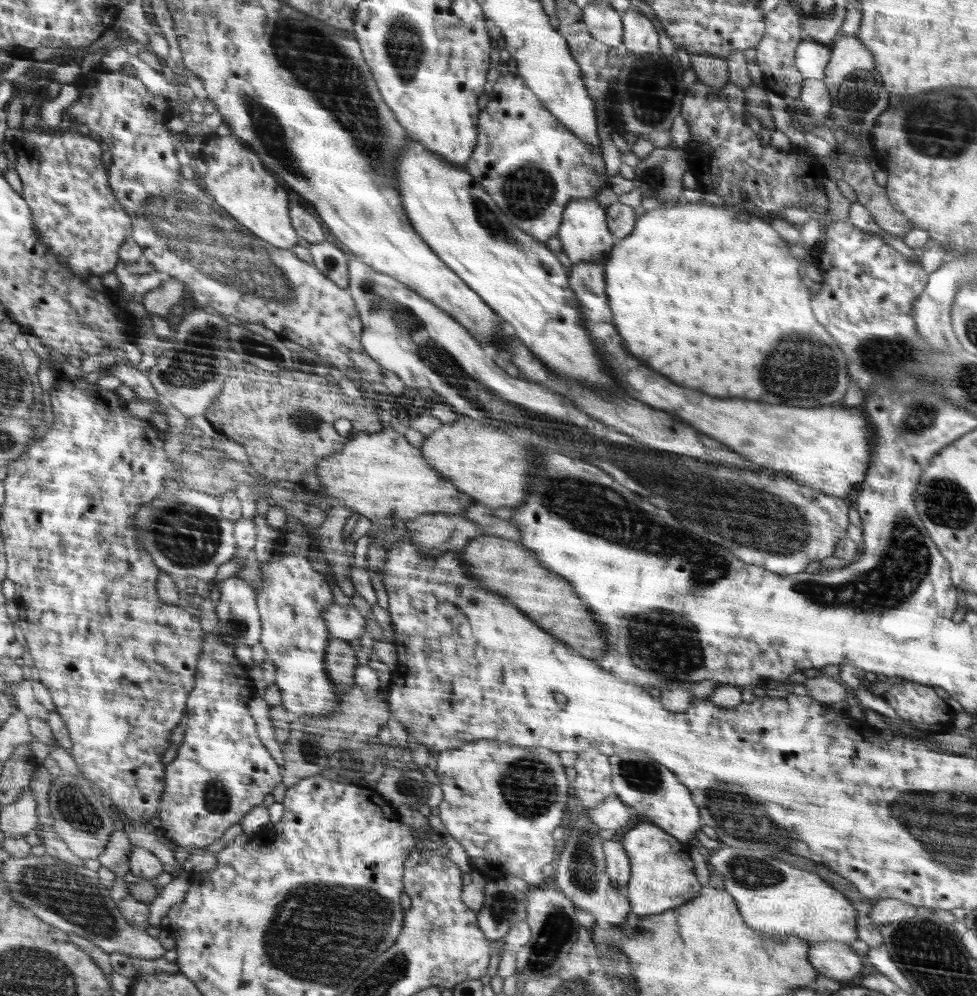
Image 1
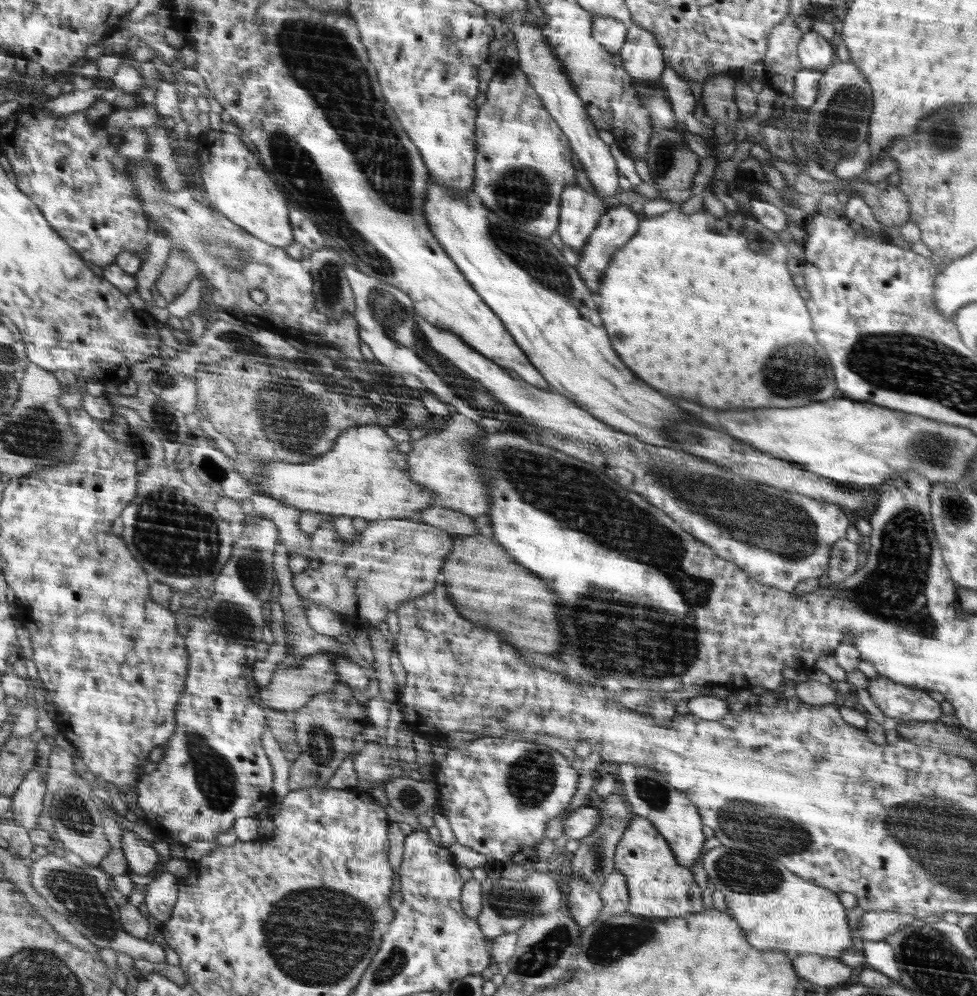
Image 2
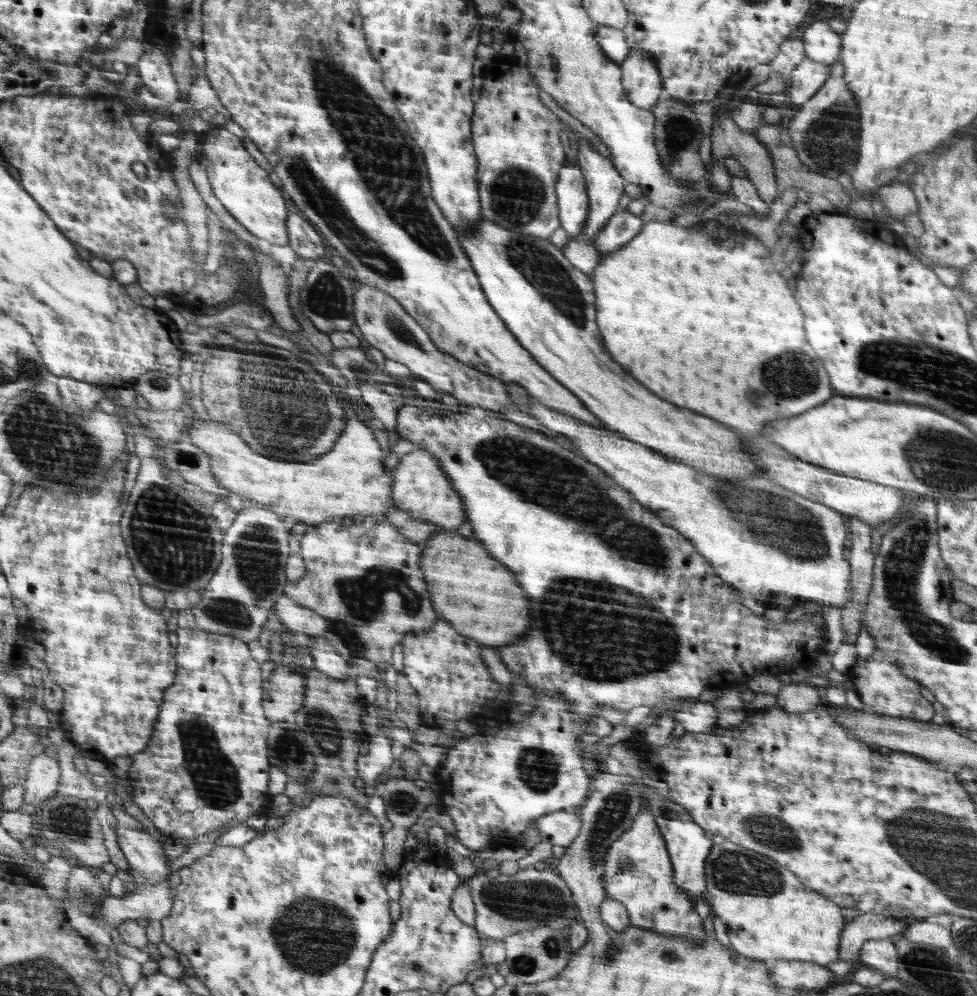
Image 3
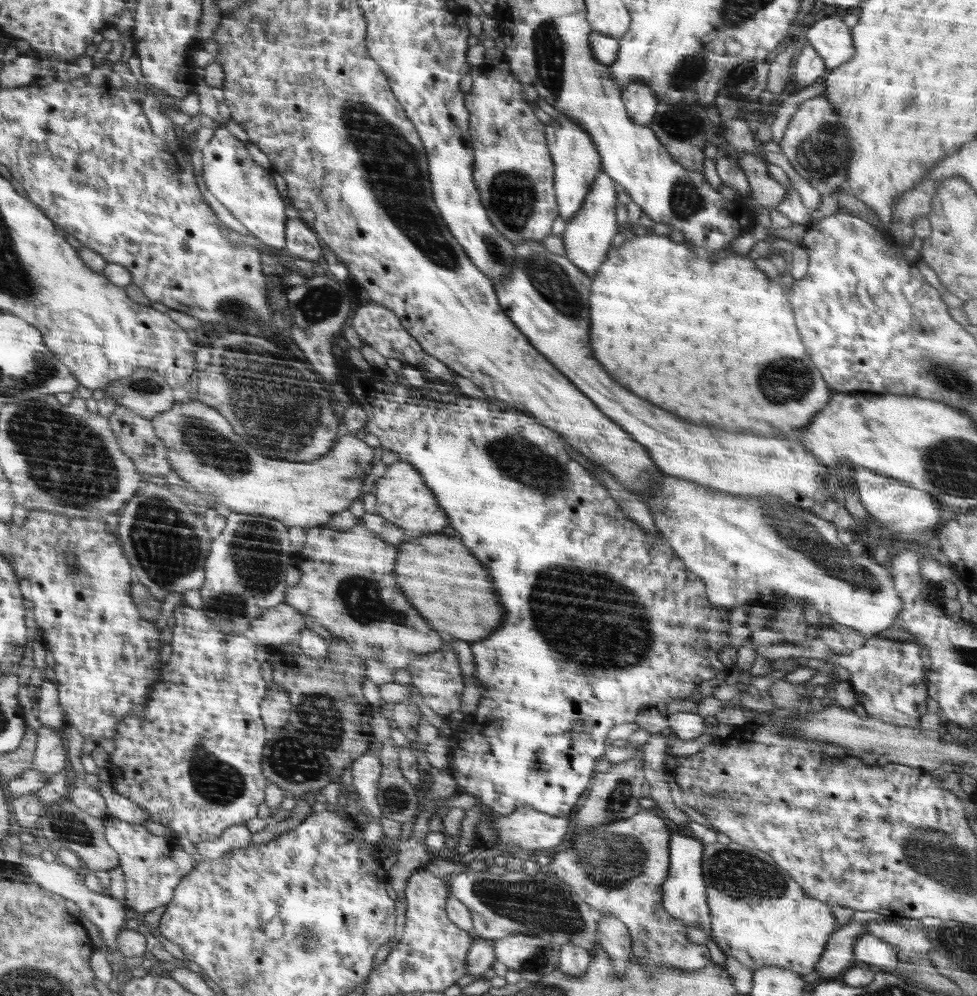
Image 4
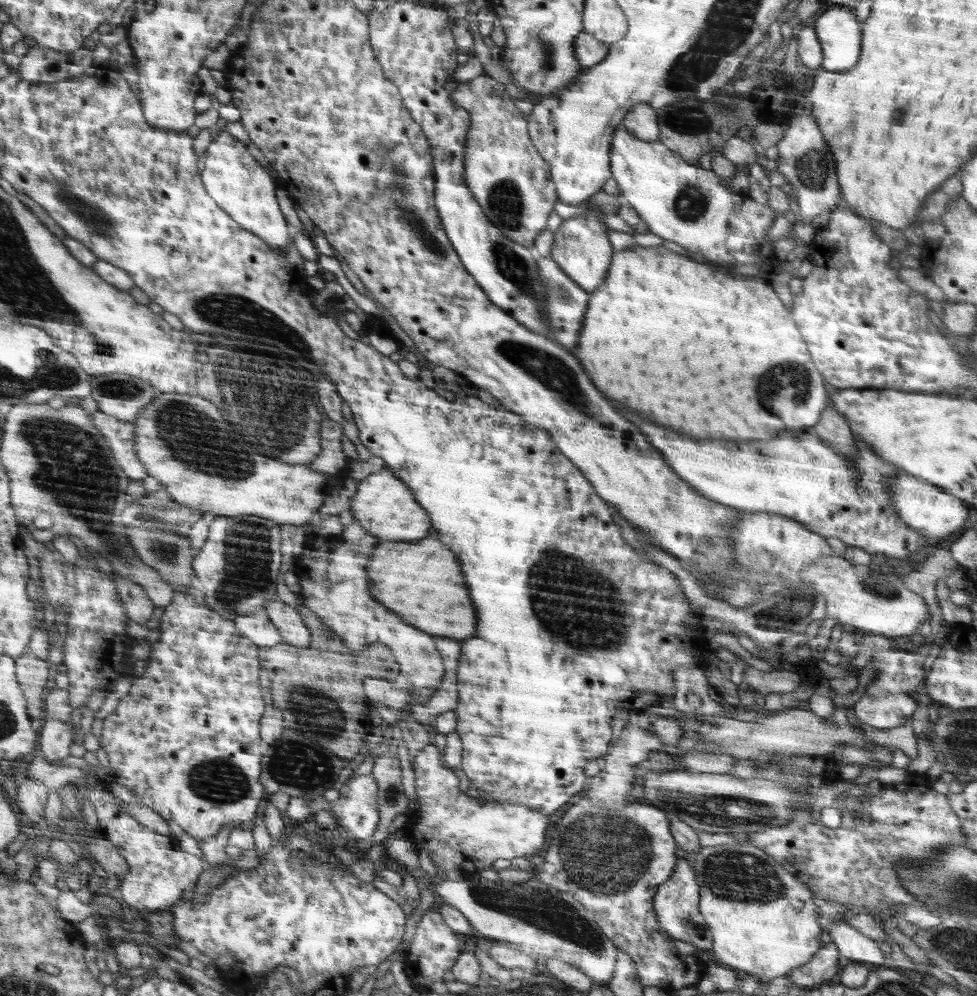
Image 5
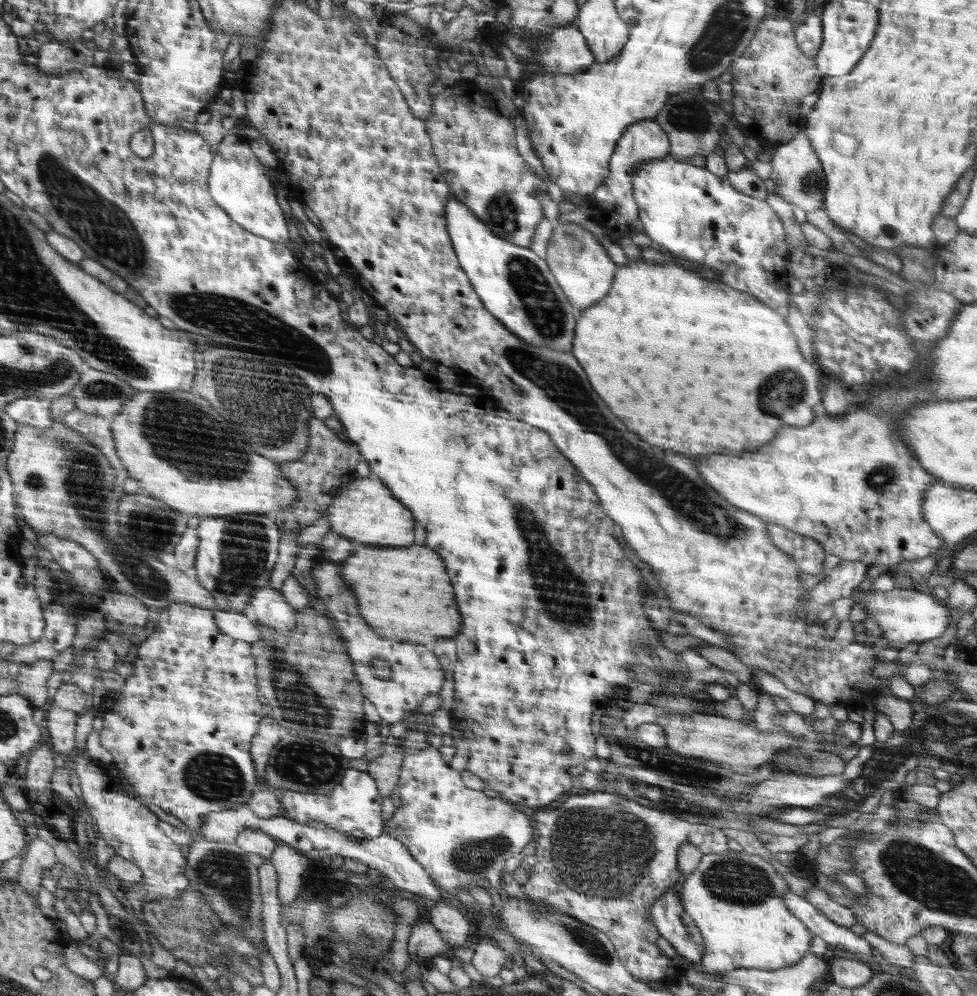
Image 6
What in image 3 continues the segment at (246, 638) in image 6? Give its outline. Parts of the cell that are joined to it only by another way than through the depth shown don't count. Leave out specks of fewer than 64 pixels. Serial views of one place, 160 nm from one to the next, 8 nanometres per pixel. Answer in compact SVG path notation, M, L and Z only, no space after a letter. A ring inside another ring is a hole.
M281 596L278 599L275 604L275 611L280 622L294 633L301 632L311 637L318 637L328 630L325 618L298 604L289 596Z

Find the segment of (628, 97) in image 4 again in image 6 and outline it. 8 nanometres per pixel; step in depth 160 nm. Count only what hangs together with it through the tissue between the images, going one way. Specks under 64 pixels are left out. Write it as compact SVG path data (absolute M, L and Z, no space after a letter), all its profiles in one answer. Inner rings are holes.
M654 119L641 120L631 124L619 138L614 152L609 160L609 177L597 188L591 196L588 212L599 220L602 230L614 241L621 237L632 237L636 234L636 221L639 219L638 206L634 202L630 177L639 162L660 160L670 153L670 143L667 134Z

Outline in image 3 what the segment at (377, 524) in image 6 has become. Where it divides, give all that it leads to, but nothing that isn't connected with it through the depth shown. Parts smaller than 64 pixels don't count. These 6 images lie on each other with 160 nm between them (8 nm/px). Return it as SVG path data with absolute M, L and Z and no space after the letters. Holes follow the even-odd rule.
M414 449L405 454L394 468L395 483L392 486L392 497L395 508L409 512L414 518L421 518L437 524L439 528L455 532L462 523L467 522L465 505L461 496L453 488L449 477L437 461L437 457L428 450Z

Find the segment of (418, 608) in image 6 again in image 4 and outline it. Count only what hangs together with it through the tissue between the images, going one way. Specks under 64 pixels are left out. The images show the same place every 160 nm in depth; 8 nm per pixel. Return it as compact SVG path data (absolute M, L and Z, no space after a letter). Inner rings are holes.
M444 532L429 533L411 538L398 547L398 564L394 565L393 570L395 576L398 576L398 586L402 588L402 592L406 592L410 604L414 604L414 608L418 608L418 612L422 612L426 620L430 620L432 628L438 628L438 632L443 632L450 639L460 639L470 643L485 639L497 630L502 622L504 610L498 604L486 568L474 558L472 552L460 539L446 535Z

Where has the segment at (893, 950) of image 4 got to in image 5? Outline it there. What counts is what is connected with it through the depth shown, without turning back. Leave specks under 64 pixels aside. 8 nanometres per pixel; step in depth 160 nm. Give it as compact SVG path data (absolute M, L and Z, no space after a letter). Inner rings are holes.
M843 920L831 921L821 928L830 933L831 942L836 945L844 961L862 962L863 964L867 962L882 966L884 954L878 941L862 935Z

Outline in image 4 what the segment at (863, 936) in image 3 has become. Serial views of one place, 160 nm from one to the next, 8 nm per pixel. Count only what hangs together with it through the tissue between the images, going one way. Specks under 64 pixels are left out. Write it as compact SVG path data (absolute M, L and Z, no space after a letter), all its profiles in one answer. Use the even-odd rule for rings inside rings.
M855 920L838 927L826 943L820 960L815 964L820 978L834 979L842 974L842 970L852 966L855 960L854 943L862 934L868 934L868 928L865 928L865 923L856 923Z

